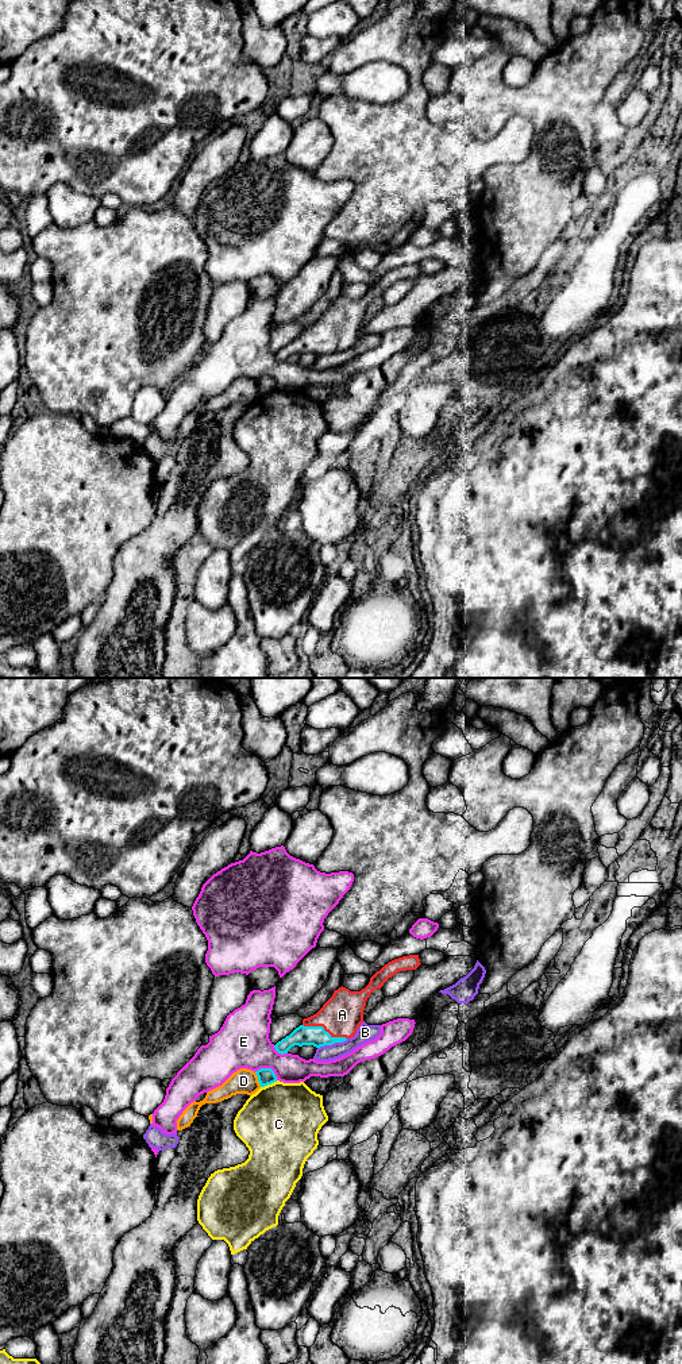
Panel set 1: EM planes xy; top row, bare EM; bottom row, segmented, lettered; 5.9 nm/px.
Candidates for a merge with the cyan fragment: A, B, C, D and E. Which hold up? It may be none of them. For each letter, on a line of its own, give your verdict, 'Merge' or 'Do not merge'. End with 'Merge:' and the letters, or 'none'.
A: Merge
B: Do not merge
C: Do not merge
D: Do not merge
E: Do not merge
Merge: A

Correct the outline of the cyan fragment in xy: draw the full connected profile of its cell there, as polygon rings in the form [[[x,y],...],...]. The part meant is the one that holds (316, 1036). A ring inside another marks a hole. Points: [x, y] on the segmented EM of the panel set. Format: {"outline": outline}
{"outline": [[[419,955],[402,956],[377,971],[361,991],[339,987],[316,1014],[304,1018],[298,1028],[278,1041],[274,1045],[276,1051],[284,1055],[294,1045],[320,1048],[354,1037],[363,1022],[363,1010],[370,994],[381,989],[394,974],[416,970],[420,964]]]}

